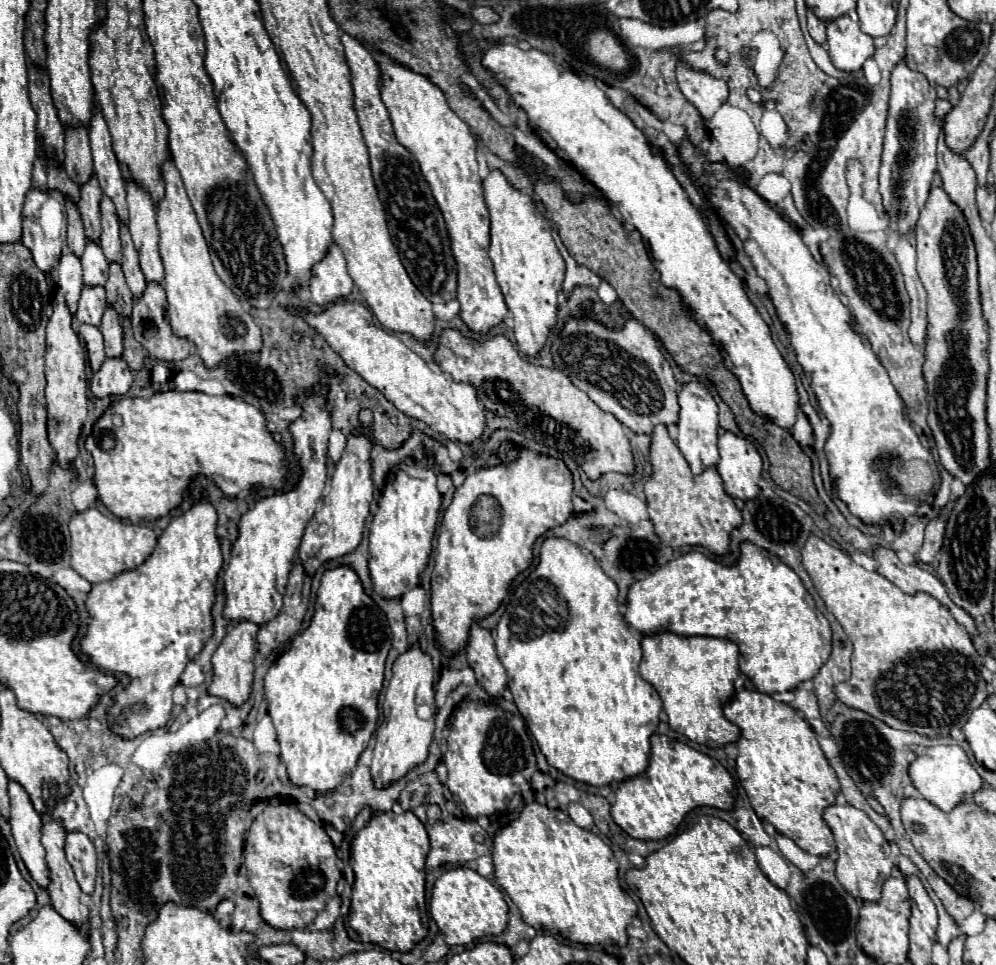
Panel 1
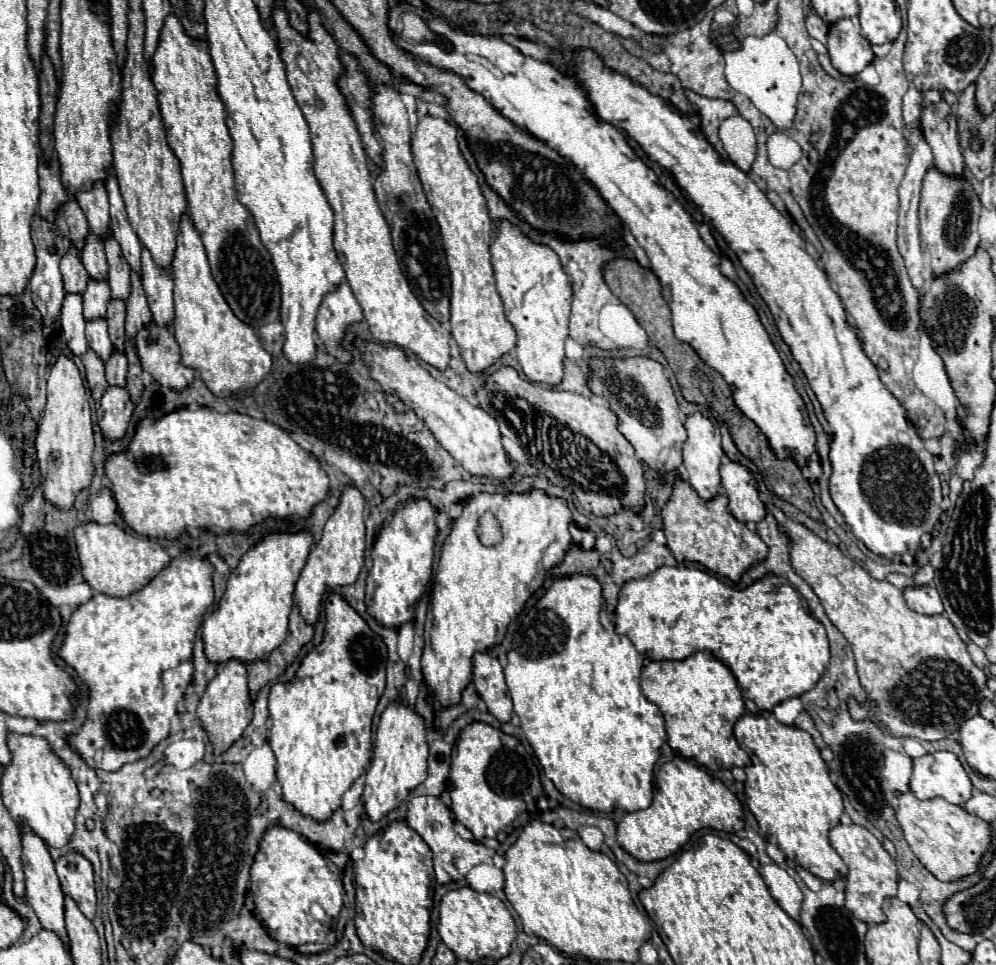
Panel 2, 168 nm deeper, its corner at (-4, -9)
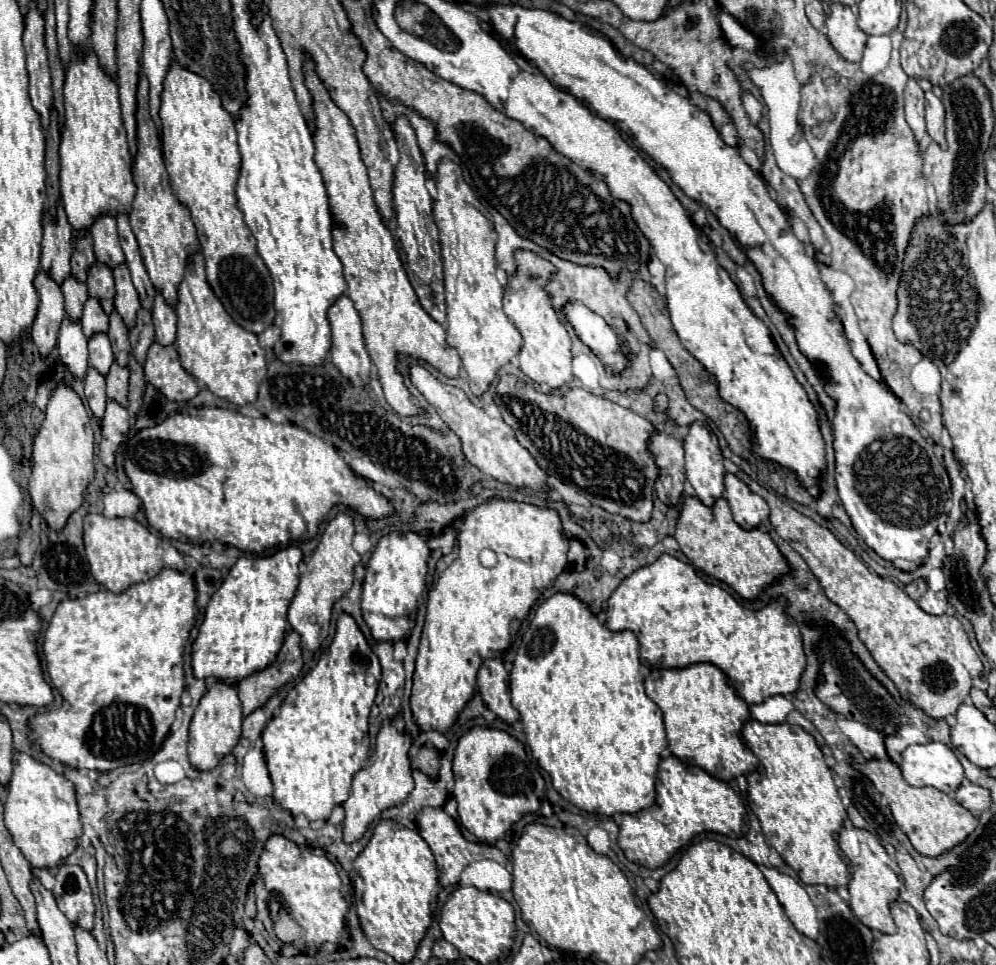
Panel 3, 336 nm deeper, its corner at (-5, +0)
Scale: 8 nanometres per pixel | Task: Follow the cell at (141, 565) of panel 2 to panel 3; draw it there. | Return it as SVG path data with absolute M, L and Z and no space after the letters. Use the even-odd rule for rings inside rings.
M87 514L83 520L83 540L93 578L115 594L125 592L133 584L151 580L165 566L185 570L183 556L165 538L153 534L133 518L105 518L101 514Z

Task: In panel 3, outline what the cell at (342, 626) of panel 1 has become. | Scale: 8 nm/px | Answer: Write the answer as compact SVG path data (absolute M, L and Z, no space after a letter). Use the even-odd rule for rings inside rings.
M341 612L333 642L325 652L321 652L317 664L303 676L303 680L289 688L279 716L273 718L263 730L263 752L267 756L269 776L275 788L273 798L293 816L305 814L307 820L329 818L333 806L347 800L353 776L365 766L370 753L369 716L379 680L381 664L377 654L373 652L365 634L359 630L353 616Z

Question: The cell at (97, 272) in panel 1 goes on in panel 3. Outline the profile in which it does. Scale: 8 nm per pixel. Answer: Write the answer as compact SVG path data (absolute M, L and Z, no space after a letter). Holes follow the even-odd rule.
M89 296L83 308L83 316L81 316L81 326L83 326L83 334L89 338L93 332L107 332L109 326L109 316L105 314L99 298Z

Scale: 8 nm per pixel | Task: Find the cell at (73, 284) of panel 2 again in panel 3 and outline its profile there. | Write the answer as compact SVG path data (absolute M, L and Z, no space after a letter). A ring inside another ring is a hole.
M69 276L69 278L63 280L61 290L63 290L63 296L65 296L65 310L67 310L69 318L71 320L79 320L81 312L83 312L83 304L85 304L85 300L89 296L87 284L79 282L73 276Z

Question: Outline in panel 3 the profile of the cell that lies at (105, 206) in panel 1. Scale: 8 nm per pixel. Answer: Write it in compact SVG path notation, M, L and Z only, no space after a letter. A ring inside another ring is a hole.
M119 264L117 268L113 268L113 276L115 276L115 310L123 316L125 324L133 324L133 316L137 316L137 308L141 308L139 302L139 294L133 288L131 282L131 274L127 264Z

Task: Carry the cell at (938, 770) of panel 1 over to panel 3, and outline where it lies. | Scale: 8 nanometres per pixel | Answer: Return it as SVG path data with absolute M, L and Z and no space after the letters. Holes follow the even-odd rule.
M933 718L929 730L922 730L931 741L923 746L909 746L903 752L901 772L911 786L933 786L945 794L955 794L965 780L965 772L953 750L933 740Z

